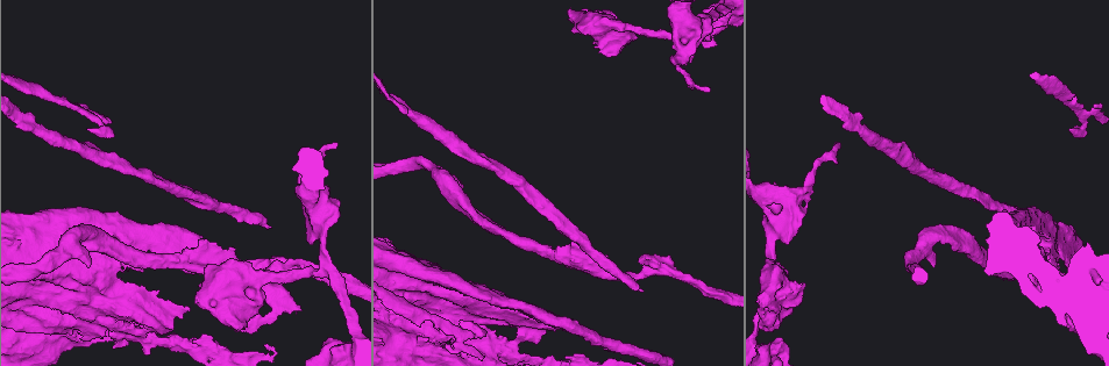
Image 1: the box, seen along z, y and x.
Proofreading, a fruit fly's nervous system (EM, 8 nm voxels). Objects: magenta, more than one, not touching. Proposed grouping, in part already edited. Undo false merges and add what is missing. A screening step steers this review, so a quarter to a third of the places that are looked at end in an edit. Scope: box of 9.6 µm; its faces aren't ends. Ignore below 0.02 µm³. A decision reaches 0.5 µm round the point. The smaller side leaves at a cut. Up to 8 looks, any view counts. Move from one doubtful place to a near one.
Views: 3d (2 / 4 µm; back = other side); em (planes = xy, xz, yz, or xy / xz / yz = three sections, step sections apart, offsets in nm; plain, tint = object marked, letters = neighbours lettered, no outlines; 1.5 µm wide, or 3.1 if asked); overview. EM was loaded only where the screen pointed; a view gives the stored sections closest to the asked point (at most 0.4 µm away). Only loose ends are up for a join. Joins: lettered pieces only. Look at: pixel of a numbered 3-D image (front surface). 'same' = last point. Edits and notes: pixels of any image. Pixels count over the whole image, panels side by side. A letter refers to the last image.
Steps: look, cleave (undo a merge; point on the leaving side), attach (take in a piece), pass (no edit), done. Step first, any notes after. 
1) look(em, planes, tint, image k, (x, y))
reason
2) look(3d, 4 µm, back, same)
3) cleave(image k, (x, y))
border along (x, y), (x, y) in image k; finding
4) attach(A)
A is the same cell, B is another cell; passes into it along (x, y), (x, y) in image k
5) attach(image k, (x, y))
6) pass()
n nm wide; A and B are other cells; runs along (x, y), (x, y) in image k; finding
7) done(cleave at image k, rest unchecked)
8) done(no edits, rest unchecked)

look(em, planes, letters, image 1, (281, 264))
arms part here

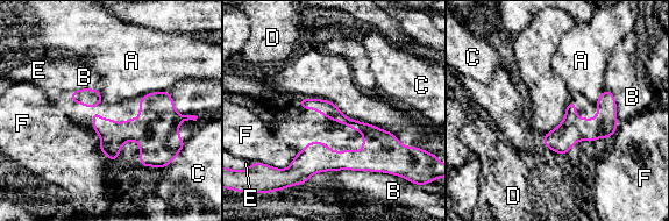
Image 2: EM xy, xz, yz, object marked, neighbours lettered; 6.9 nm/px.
pass()
40 nm wide; A, B, C, D, E and F are other cells; border along (169, 91), (154, 91), (139, 97) in image 2; one neuron here

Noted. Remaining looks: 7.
look(em, xy, step 4, tint, image 1, (445, 350))
sudden change in width

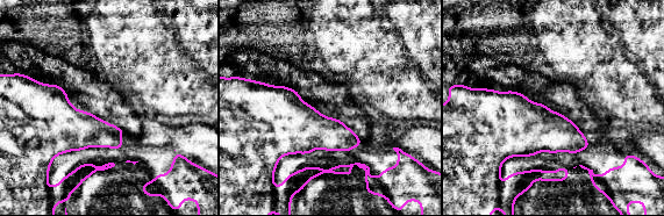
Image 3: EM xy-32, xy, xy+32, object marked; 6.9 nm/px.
look(em, planes, letters, same)
another direction

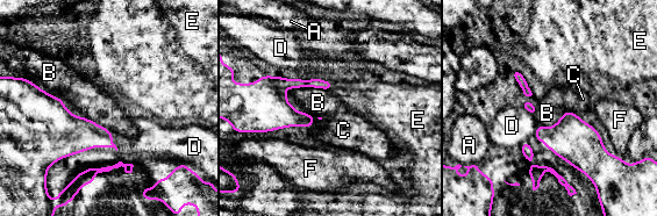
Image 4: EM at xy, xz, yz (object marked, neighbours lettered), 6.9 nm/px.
pass()
A, B, C, D, E and F are other cells; border along (290, 88), (322, 87), (328, 91) in image 4; one neuron here

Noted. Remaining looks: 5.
look(em, planes, letters, image 1, (810, 179))
thick turns thin

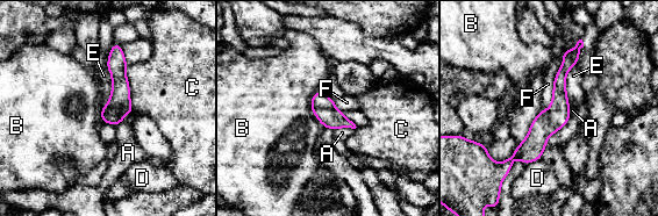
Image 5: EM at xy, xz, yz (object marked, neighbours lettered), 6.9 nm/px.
pass()
A, B, C, D, E and F are other cells; border along (559, 66), (552, 101), (541, 110) in image 5; continuous, no second neuron

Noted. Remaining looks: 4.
done(no edits, rest unchecked)

